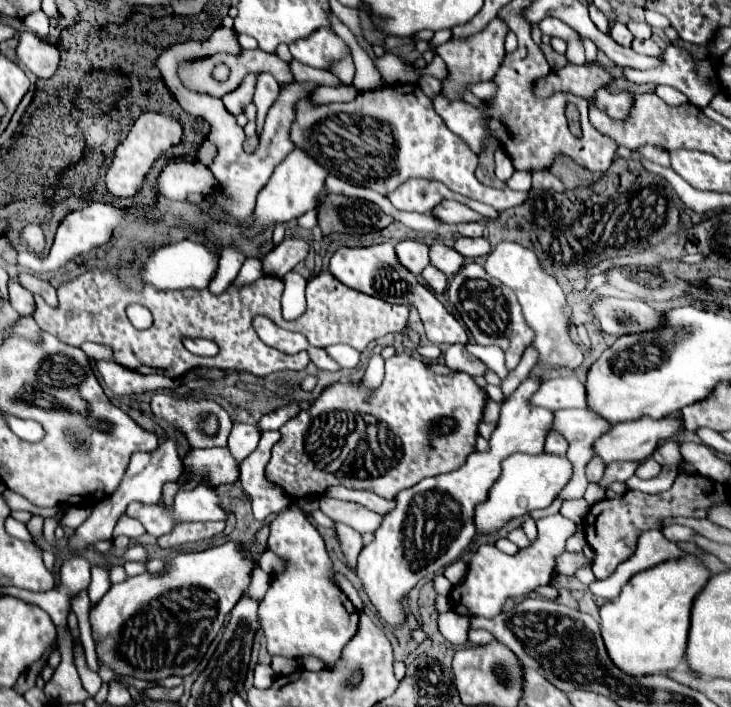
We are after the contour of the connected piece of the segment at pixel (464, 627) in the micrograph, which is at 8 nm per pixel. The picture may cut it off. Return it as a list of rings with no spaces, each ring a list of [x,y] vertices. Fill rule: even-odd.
[[[449,610],[445,614],[439,614],[437,620],[439,632],[457,646],[465,646],[467,644],[467,630],[469,630],[469,616],[459,616],[457,612]]]

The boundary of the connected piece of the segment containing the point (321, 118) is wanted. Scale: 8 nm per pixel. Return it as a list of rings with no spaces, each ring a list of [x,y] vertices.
[[[391,84],[361,92],[353,102],[345,104],[313,104],[309,96],[301,98],[289,134],[291,142],[313,156],[327,172],[385,196],[409,178],[427,178],[437,180],[433,182],[443,192],[445,184],[449,190],[485,202],[495,210],[513,208],[527,198],[527,192],[489,188],[475,178],[479,158],[443,124],[443,118],[433,108],[433,100],[417,84]]]

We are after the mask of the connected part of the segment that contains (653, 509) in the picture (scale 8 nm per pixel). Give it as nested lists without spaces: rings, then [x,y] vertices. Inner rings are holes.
[[[677,474],[673,486],[667,492],[659,494],[643,494],[643,492],[625,492],[621,498],[615,500],[601,500],[591,506],[585,518],[585,538],[587,544],[593,548],[593,574],[603,580],[613,574],[617,564],[627,560],[637,546],[637,538],[647,528],[663,530],[665,520],[675,516],[689,516],[689,518],[707,518],[707,512],[713,508],[707,492],[701,488],[699,474]]]

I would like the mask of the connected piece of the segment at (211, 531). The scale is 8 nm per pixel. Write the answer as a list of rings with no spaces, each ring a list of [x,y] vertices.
[[[205,522],[205,524],[177,524],[173,528],[173,532],[159,536],[159,546],[161,548],[171,548],[171,546],[179,546],[179,544],[187,544],[187,542],[197,542],[203,538],[211,538],[215,534],[219,534],[225,528],[225,522]]]

